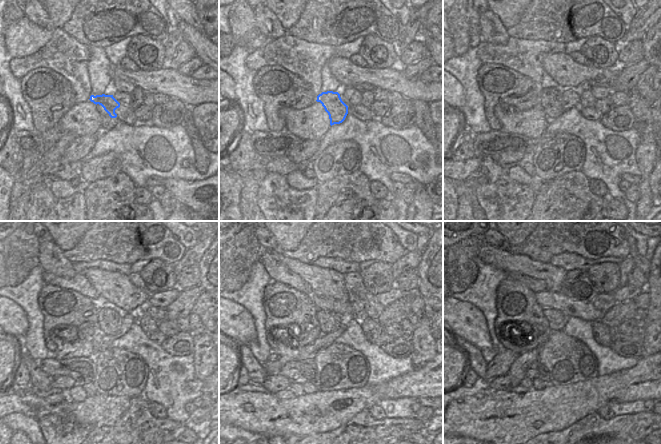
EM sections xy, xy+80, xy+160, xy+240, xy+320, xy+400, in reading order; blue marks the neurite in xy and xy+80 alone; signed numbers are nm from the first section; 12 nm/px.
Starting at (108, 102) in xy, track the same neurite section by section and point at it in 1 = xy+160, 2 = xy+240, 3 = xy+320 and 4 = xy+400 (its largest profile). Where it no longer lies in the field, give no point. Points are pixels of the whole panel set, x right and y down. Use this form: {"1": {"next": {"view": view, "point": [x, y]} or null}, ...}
{"1": {"next": {"view": "xy+160", "point": [551, 99]}}, "2": {"next": {"view": "xy+240", "point": [106, 320]}}, "3": {"next": {"view": "xy+320", "point": [329, 321]}}, "4": {"next": {"view": "xy+400", "point": [557, 320]}}}

